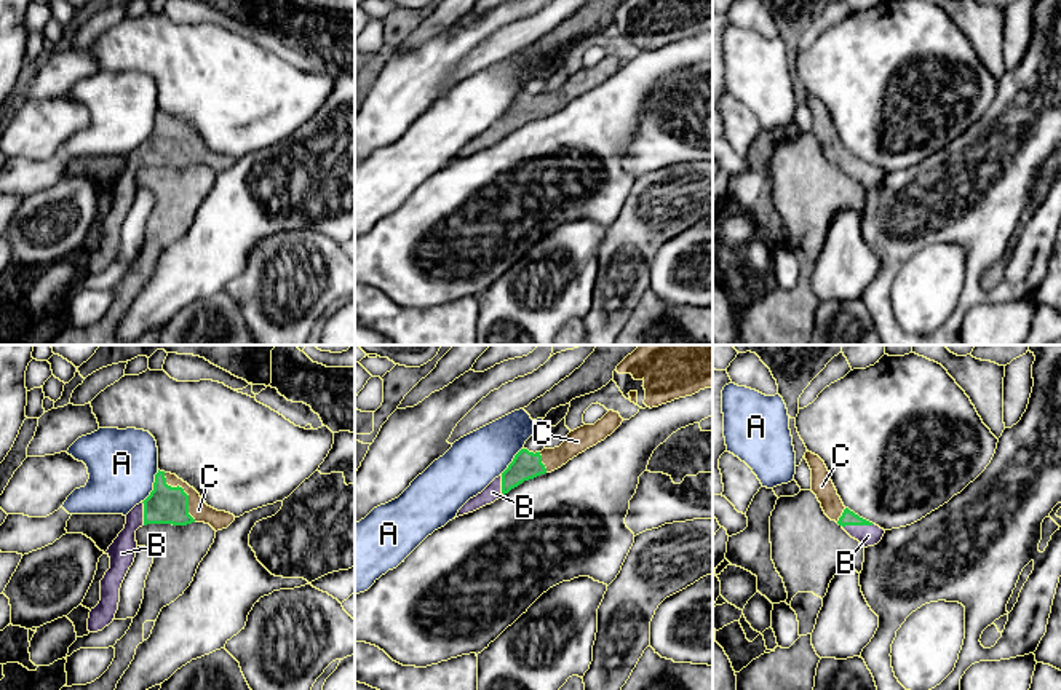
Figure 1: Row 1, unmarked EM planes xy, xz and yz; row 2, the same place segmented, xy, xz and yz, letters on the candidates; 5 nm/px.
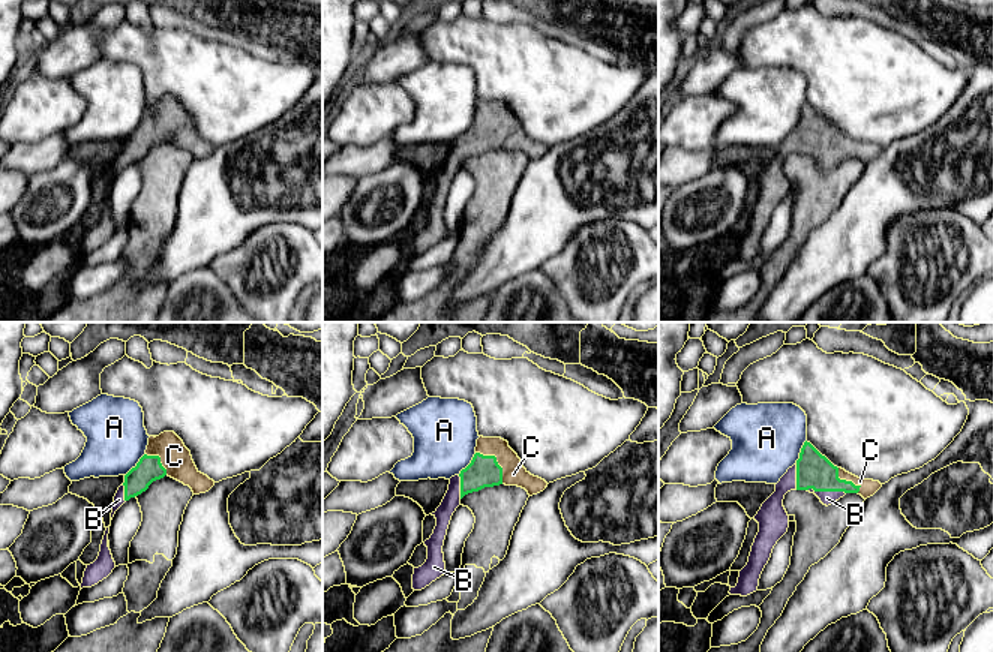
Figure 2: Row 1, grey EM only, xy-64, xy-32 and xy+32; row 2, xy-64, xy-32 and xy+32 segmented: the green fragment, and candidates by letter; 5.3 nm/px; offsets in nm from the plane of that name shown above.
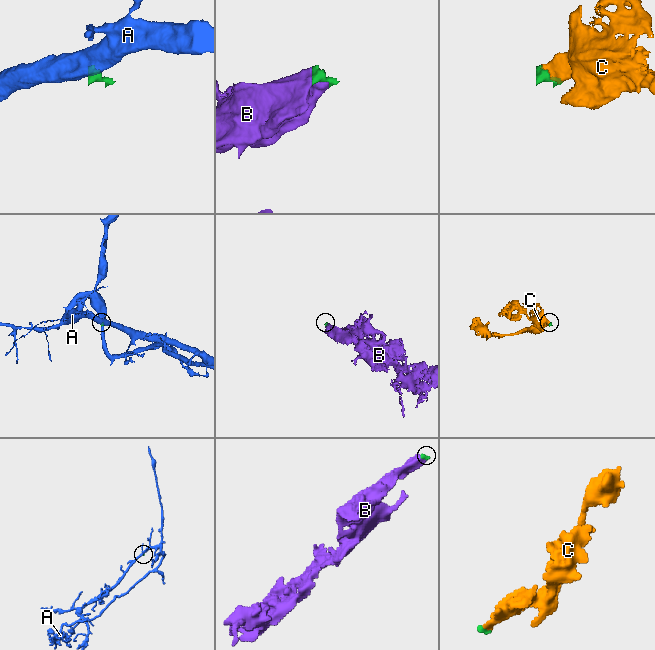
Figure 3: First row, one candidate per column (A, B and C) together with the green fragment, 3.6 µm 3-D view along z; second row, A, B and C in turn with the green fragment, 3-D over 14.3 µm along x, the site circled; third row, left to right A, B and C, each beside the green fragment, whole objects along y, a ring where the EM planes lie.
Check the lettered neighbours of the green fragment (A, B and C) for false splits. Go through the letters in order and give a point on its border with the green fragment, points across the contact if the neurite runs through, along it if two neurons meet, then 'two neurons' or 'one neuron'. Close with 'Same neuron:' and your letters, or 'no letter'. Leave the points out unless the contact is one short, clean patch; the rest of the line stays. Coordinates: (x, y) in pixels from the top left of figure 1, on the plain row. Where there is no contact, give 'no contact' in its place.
A: xy (154, 128) | along xy (158, 112), (154, 131), (143, 144) | two neurons
B: yz (857, 166) | one neuron
C: xy (184, 134) | across xy (165, 147), (174, 144), (184, 134), (198, 152) | one neuron
Same neuron: B, C

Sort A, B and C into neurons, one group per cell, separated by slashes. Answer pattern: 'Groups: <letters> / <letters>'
Groups: A / B C

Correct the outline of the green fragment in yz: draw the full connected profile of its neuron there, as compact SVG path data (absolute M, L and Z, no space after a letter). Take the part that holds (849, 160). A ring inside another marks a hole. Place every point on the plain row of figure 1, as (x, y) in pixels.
M807 93L805 102L812 112L812 134L821 145L825 157L831 163L836 163L852 180L858 182L864 190L877 187L882 182L885 172L844 149L829 120L829 113L818 97Z

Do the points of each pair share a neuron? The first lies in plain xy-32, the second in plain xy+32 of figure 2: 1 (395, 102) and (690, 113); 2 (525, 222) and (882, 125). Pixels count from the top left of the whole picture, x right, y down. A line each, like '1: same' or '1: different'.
1: same
2: different

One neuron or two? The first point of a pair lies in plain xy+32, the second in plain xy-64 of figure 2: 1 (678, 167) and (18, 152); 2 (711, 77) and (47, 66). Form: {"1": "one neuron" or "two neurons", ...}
{"1": "one neuron", "2": "one neuron"}

